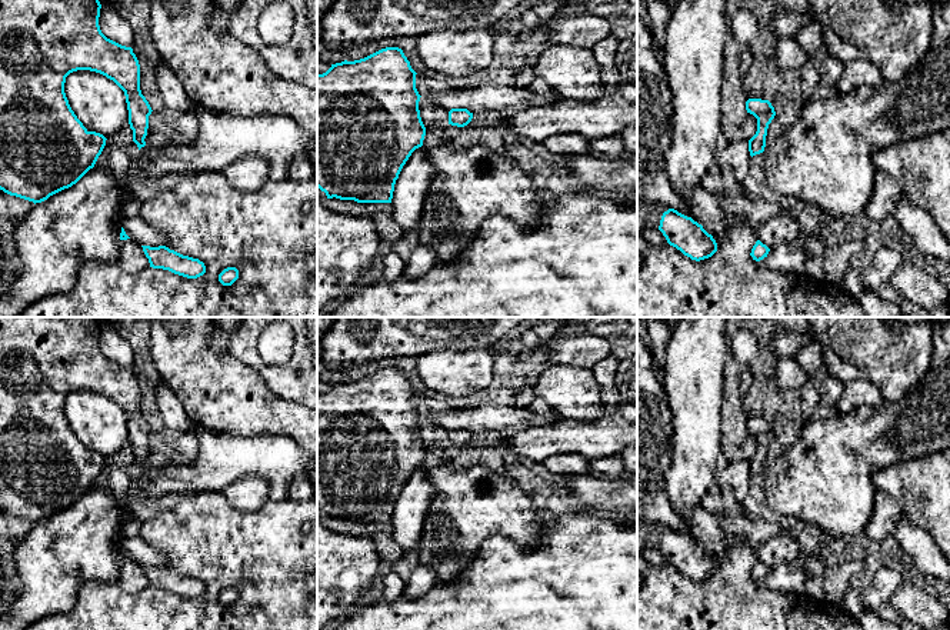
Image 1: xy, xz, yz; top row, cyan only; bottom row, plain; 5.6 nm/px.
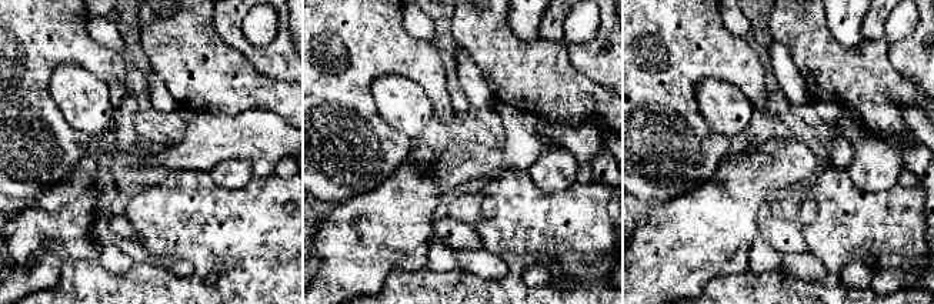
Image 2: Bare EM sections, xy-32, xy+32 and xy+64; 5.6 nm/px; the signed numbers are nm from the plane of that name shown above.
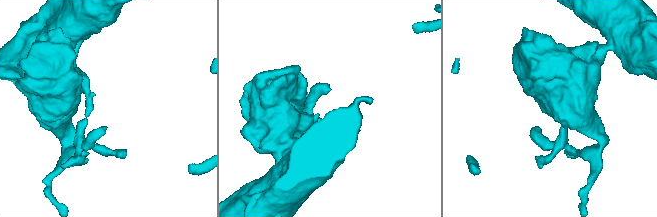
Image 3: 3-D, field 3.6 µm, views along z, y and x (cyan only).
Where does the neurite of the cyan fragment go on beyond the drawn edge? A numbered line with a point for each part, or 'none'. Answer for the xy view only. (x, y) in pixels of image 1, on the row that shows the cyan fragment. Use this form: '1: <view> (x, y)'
none

